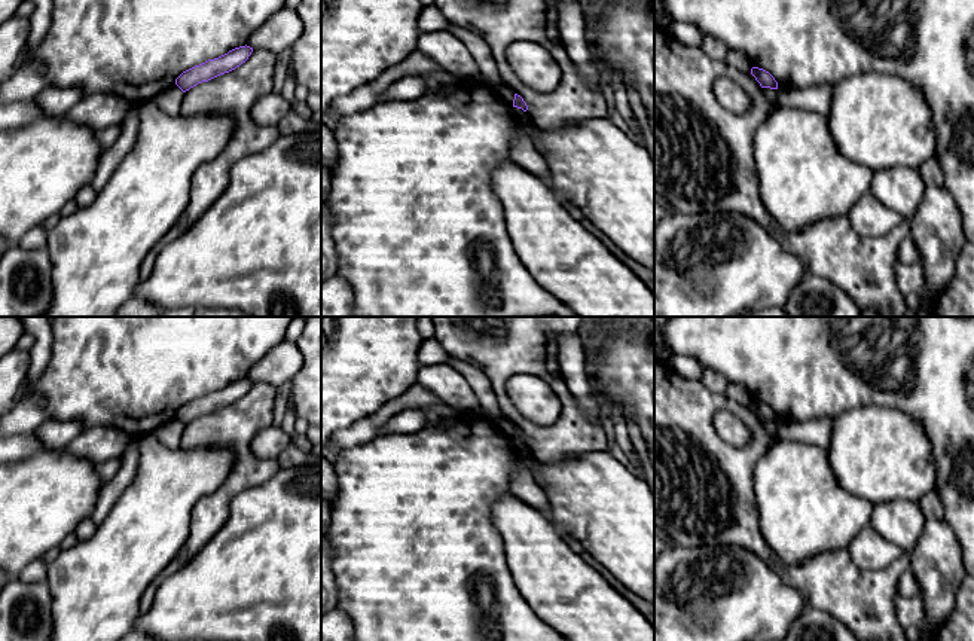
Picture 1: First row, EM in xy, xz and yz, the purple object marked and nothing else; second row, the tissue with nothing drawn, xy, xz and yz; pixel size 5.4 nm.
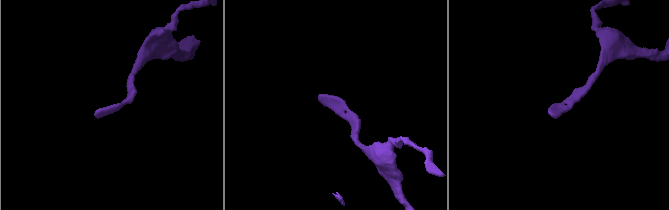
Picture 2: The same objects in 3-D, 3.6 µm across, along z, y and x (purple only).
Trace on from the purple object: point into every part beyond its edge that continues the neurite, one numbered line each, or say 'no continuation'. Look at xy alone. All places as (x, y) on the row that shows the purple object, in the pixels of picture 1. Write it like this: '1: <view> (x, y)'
no continuation

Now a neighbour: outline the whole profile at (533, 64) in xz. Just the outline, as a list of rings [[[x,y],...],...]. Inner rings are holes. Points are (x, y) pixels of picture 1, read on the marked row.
[[[513,42],[506,58],[522,83],[537,92],[553,91],[561,80],[561,68],[552,54],[538,43]]]

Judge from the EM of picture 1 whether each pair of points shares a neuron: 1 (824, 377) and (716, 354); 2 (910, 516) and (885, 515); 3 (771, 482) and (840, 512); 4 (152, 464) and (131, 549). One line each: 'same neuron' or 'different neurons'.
1: same neuron
2: same neuron
3: same neuron
4: same neuron

